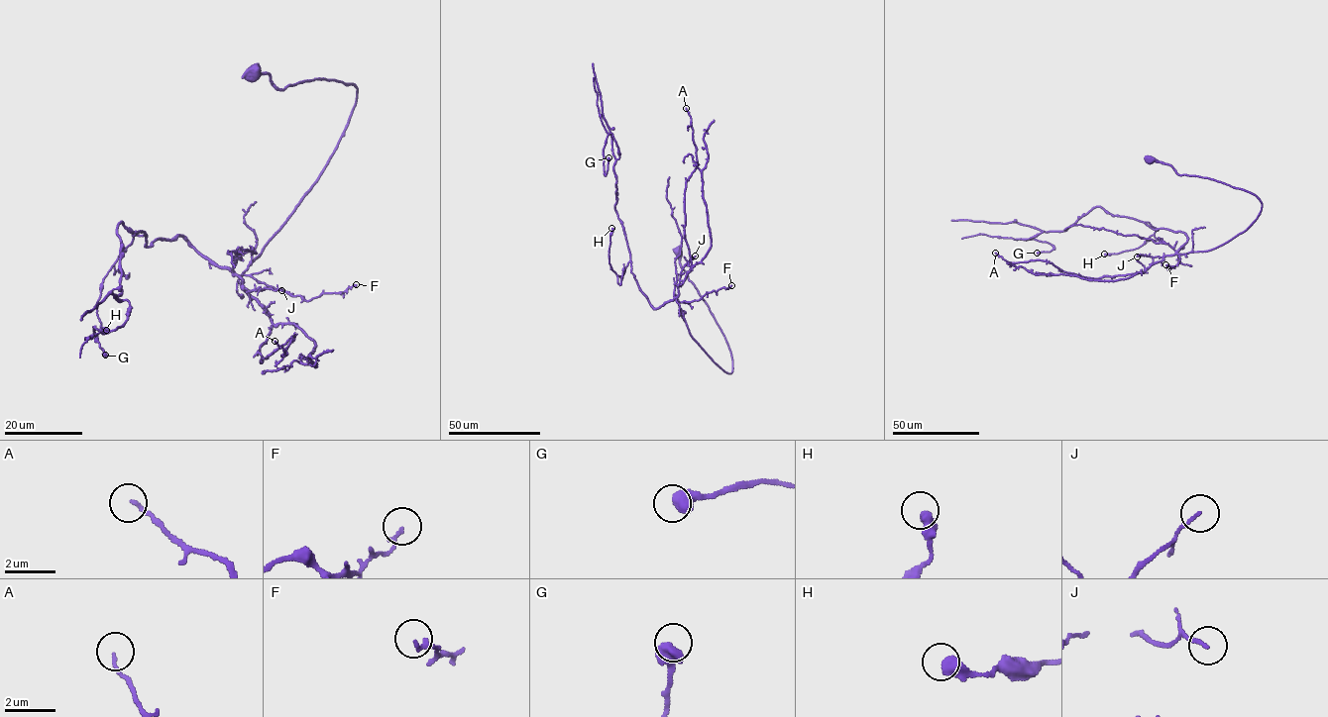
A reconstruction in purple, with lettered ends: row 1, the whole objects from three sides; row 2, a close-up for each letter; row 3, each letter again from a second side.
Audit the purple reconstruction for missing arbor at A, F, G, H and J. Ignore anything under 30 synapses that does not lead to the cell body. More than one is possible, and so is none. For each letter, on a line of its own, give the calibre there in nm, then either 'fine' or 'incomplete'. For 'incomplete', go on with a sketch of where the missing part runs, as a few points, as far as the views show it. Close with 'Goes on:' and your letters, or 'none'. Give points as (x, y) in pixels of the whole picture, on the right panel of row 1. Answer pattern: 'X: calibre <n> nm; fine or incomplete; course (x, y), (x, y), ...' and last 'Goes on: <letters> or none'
A: calibre 120 nm; fine
F: calibre 170 nm; fine
G: calibre 600 nm; fine
H: calibre 480 nm; fine
J: calibre 120 nm; fine
Goes on: none

